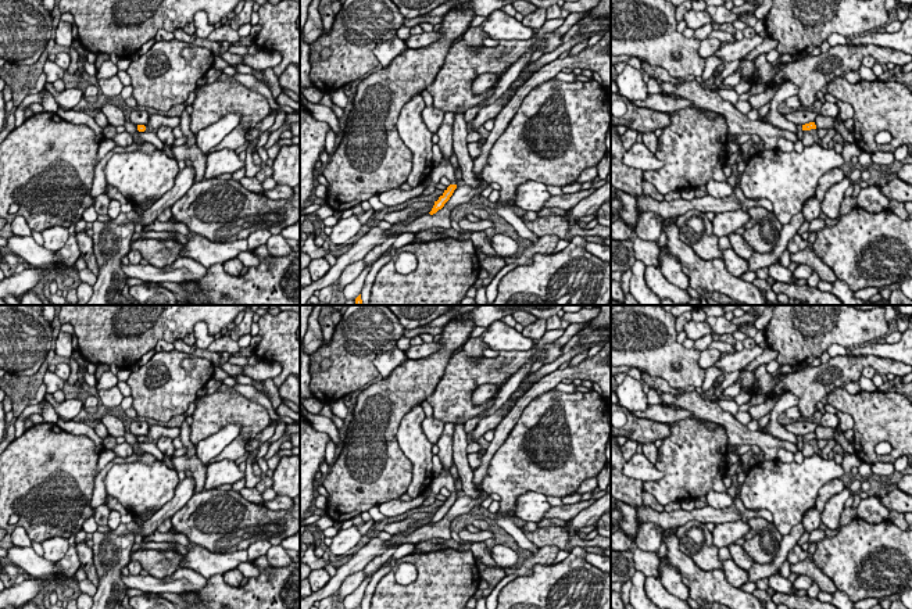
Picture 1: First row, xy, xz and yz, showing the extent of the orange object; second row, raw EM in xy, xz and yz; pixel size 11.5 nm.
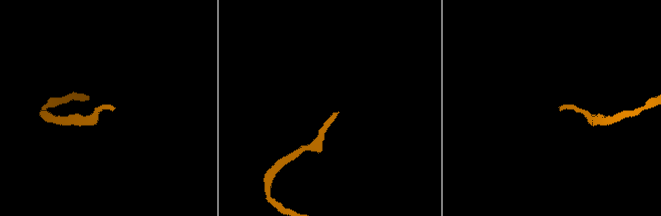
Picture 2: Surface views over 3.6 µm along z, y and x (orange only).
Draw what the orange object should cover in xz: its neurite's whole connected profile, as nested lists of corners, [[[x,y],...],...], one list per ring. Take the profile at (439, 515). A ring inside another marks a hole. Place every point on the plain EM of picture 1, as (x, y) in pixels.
[[[441,469],[441,472],[433,477],[430,483],[432,494],[419,505],[419,506],[429,506],[436,501],[436,495],[440,492],[441,488],[447,488],[450,491],[450,497],[444,501],[444,504],[434,512],[434,516],[430,526],[436,524],[439,520],[444,517],[444,515],[450,511],[454,501],[457,499],[455,492],[455,483],[450,472]]]

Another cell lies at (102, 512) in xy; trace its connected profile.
[[[108,504],[99,505],[93,512],[93,517],[96,520],[96,524],[97,526],[107,526],[110,512],[111,512],[111,509],[110,509]]]

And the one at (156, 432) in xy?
[[[153,424],[149,429],[149,434],[146,438],[151,438],[153,441],[161,438],[161,437],[168,437],[168,438],[176,438],[180,433],[180,427],[165,427],[160,424]]]

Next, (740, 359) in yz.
[[[755,345],[754,348],[736,351],[734,354],[725,354],[713,366],[722,369],[725,373],[743,370],[763,351],[763,347]]]

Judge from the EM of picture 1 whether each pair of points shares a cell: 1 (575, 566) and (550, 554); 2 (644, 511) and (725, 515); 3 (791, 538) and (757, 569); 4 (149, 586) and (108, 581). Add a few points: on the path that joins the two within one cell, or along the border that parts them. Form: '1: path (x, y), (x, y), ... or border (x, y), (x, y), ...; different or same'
1: border (553, 562), (535, 565), (529, 575), (522, 575); different
2: path (664, 518), (705, 515); same
3: path (784, 550), (782, 556), (768, 569); same
4: border (121, 575), (121, 580), (128, 587); different

